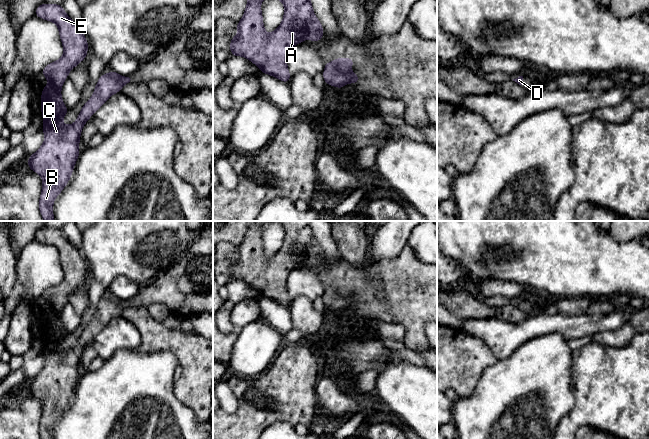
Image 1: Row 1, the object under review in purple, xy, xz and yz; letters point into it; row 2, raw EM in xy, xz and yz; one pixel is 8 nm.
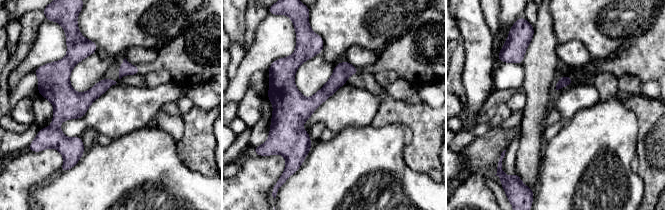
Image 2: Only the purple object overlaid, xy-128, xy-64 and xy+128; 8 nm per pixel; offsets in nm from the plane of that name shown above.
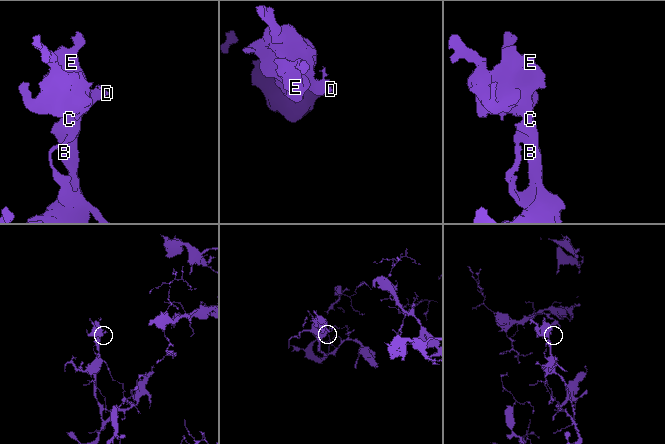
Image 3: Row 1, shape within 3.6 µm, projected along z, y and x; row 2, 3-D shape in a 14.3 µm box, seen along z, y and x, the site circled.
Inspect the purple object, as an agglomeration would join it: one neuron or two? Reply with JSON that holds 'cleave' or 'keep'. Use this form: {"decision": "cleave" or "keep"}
{"decision": "keep"}

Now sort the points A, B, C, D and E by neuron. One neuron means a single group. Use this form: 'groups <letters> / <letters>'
groups A B C D E

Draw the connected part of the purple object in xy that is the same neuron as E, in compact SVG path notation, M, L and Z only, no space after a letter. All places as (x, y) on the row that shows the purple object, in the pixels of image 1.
M41 3L35 11L35 15L41 19L51 21L58 26L64 49L62 57L46 65L41 72L48 79L47 86L41 90L41 113L44 121L41 129L44 132L45 140L42 146L28 157L28 168L42 176L43 184L39 198L39 211L44 221L55 221L53 216L53 202L67 185L72 175L75 163L79 157L80 134L84 124L110 96L120 92L124 84L132 83L134 79L132 76L123 77L112 70L108 74L102 74L95 85L92 97L82 107L76 122L68 126L63 125L62 119L67 114L69 108L63 104L61 88L69 72L86 58L88 42L79 25L66 14L62 5Z

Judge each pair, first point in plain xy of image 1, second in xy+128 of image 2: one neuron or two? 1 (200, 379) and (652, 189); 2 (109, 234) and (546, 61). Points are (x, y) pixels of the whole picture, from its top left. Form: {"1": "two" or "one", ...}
{"1": "one", "2": "two"}

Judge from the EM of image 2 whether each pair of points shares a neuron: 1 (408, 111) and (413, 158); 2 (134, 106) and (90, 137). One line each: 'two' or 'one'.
1: one
2: two

